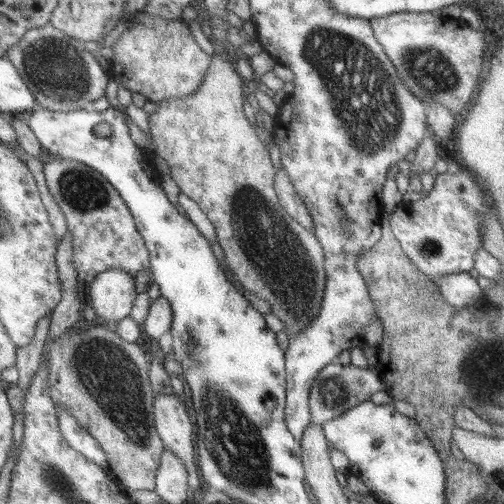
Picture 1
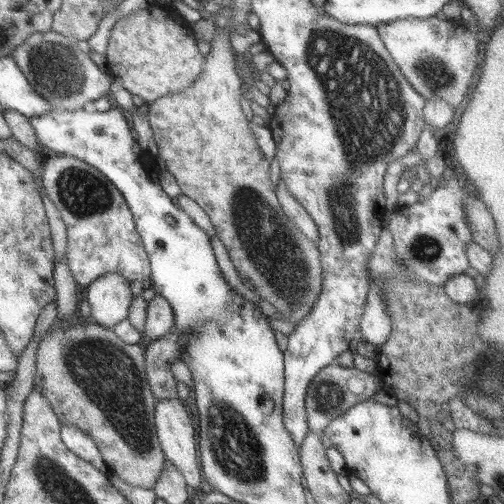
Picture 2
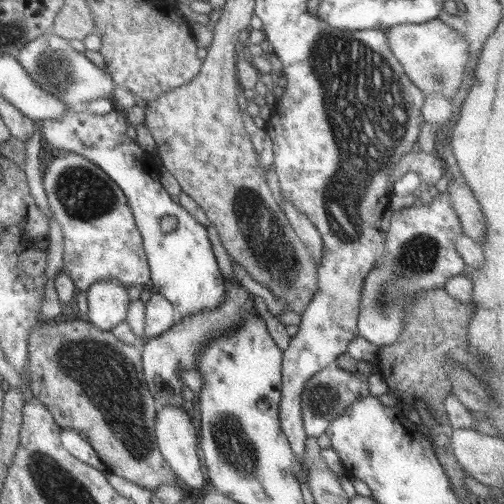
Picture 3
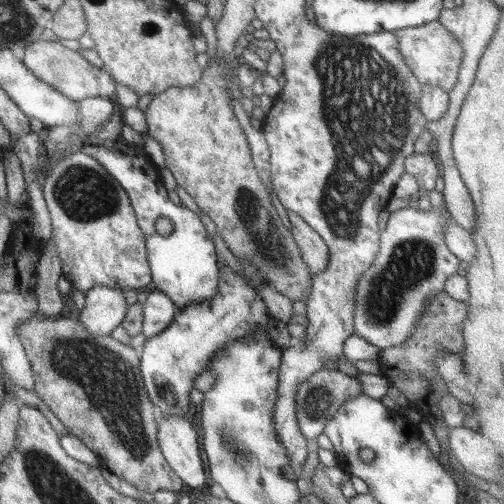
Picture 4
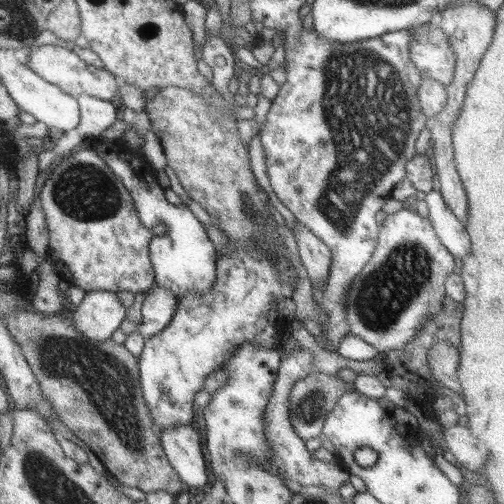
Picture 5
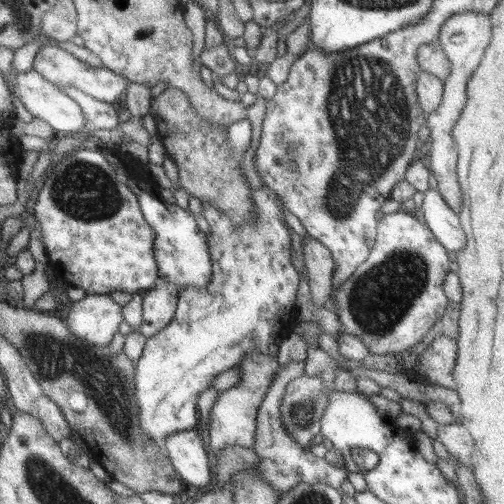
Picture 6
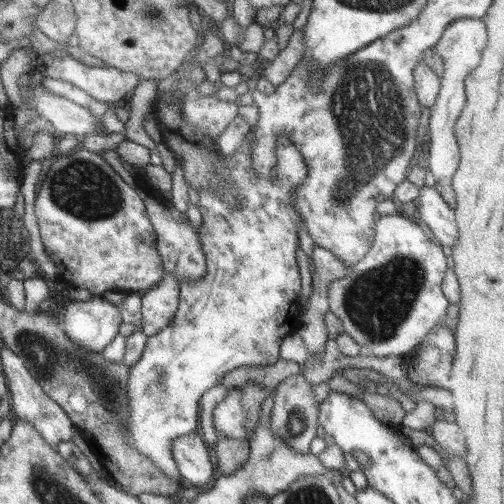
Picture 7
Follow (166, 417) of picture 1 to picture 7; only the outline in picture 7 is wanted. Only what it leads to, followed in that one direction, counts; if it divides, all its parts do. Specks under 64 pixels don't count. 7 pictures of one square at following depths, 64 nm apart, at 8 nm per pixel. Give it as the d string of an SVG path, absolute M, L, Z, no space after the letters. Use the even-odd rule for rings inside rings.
M191 432L187 436L179 436L171 442L173 464L179 472L179 478L187 486L201 486L211 482L213 466L209 460L207 444L199 436L199 432Z

